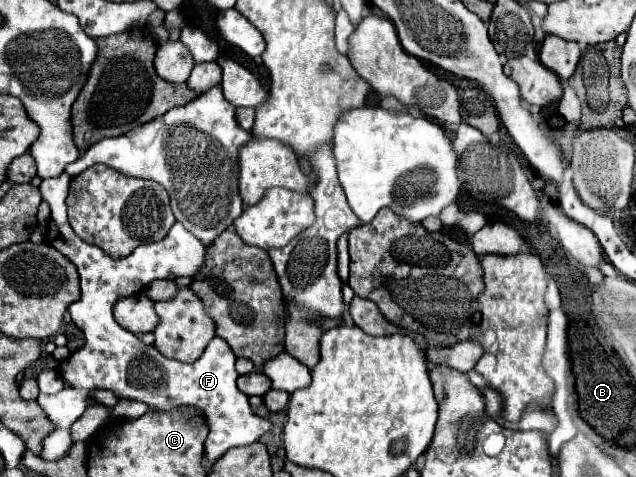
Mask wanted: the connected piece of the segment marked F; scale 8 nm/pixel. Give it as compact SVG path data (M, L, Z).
M65 173L53 179L43 179L39 191L43 195L43 201L47 201L51 207L47 241L77 267L81 277L81 299L69 305L69 315L73 323L83 331L85 347L75 351L59 365L61 377L65 379L65 383L69 383L69 387L65 387L55 396L40 393L37 397L37 402L53 423L53 431L43 439L41 459L57 461L69 453L69 449L73 447L71 425L84 413L88 406L85 401L89 399L89 393L93 389L109 389L117 397L143 401L159 411L169 411L181 405L197 407L199 411L203 411L209 427L205 449L205 457L209 461L217 461L231 447L249 445L257 441L263 433L271 429L271 423L267 419L257 417L251 409L249 397L237 389L237 357L221 337L213 337L195 363L181 363L161 355L153 345L145 345L137 335L119 327L119 323L113 319L113 305L117 303L117 299L139 293L155 279L195 275L203 265L205 245L197 241L195 235L191 235L177 221L161 241L141 245L131 255L113 259L101 247L79 239L79 235L69 227L65 209L69 181L71 177Z

